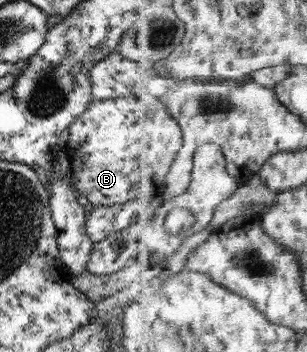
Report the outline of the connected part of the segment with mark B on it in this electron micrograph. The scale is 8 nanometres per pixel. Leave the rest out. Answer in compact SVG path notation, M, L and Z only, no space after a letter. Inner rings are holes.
M153 94L92 100L66 129L68 140L61 149L69 160L77 196L86 198L94 207L161 196L167 185L167 174L184 142L178 120L170 114L167 103Z

